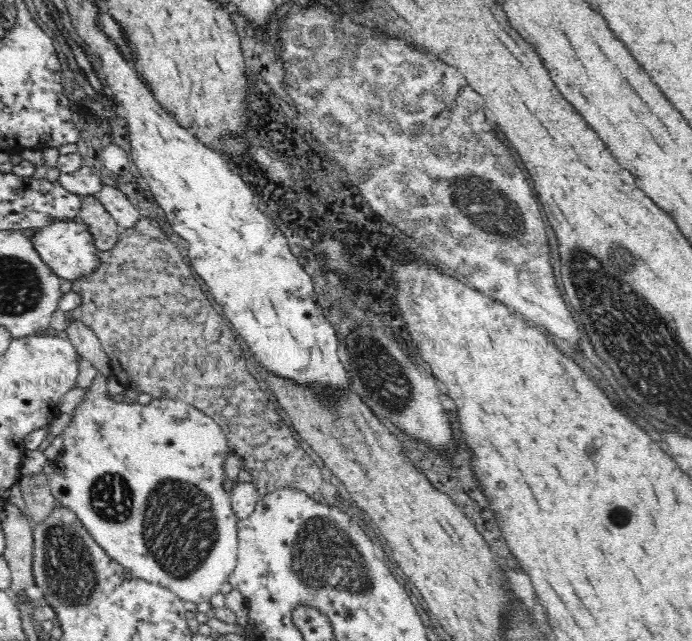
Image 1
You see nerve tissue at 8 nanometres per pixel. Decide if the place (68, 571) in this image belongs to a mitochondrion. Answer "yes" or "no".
yes

